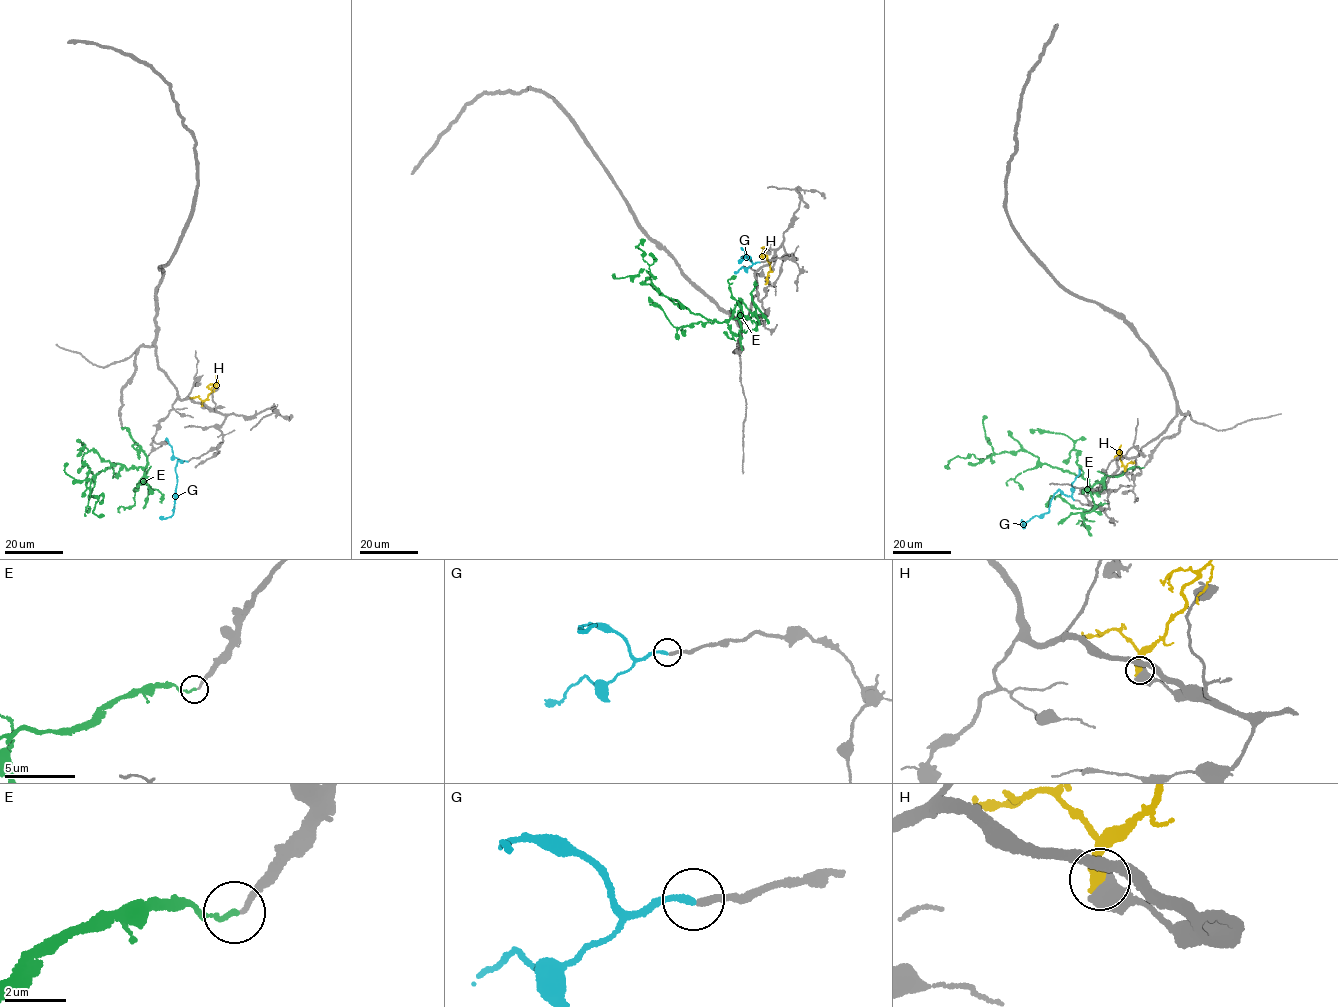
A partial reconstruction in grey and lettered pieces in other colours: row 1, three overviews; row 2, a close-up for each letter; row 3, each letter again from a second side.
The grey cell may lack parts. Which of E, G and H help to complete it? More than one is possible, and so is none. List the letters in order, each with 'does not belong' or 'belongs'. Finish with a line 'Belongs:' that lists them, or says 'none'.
E: belongs
G: belongs
H: does not belong
Belongs: E, G

